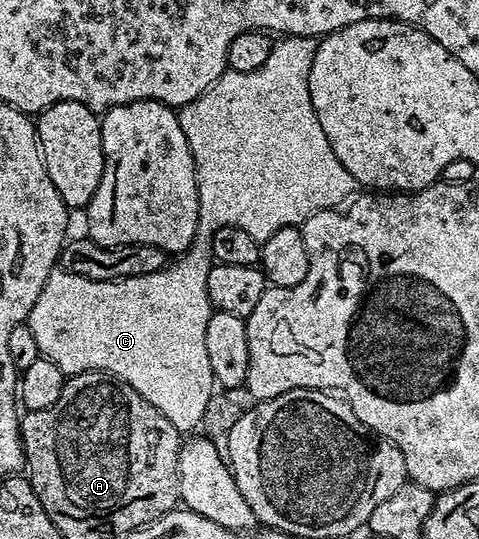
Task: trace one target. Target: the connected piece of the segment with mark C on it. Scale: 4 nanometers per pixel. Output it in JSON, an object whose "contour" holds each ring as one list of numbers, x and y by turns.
{"contour":[[284,36,273,45,270,56,266,56,266,64,262,68,254,68,254,72,238,72,237,70,226,69,218,80,202,96,198,96,190,104,179,107,178,124,182,124,182,133,186,135,186,144,190,144,194,164,196,165,196,183,198,184,198,228,196,238,192,242,192,247,184,251,175,259,176,262,158,272,150,272,142,276,130,276,129,278,119,278,113,282,103,282,102,280,86,280,86,276,78,276,74,272,63,268,57,268,50,272,42,292,38,292,38,300,34,300,34,308,29,312,26,325,30,332,34,332,34,340,38,344,41,355,49,358,54,364,58,364,60,371,65,376,73,374,85,374,88,370,102,370,105,374,111,374,113,378,121,378,130,388,134,388,174,428,181,432,199,427,204,420,206,406,214,393,214,379,210,368,210,356,206,356,206,324,210,324,214,313,214,307,210,296,206,292,206,276,210,276,210,268,214,264,212,256,212,237,218,228,233,226,242,228,246,232,255,234,261,239,274,236,278,228,290,228,291,226,303,226,304,221,314,212,319,210,330,210,347,203,353,197,358,184,346,168,342,168,342,160,334,156,334,148,330,148,330,140,326,140,326,132,322,132,322,124,318,124,318,112,314,112,314,104,310,104,310,64,314,64,314,52,318,42,315,38,293,38]]}

